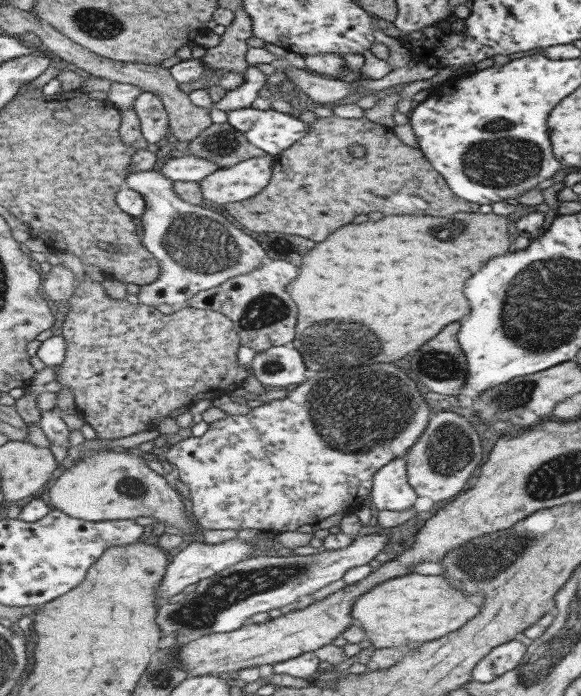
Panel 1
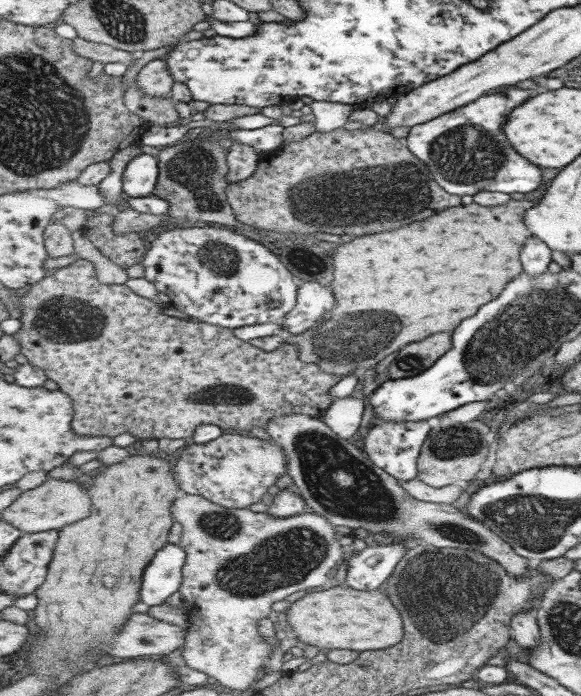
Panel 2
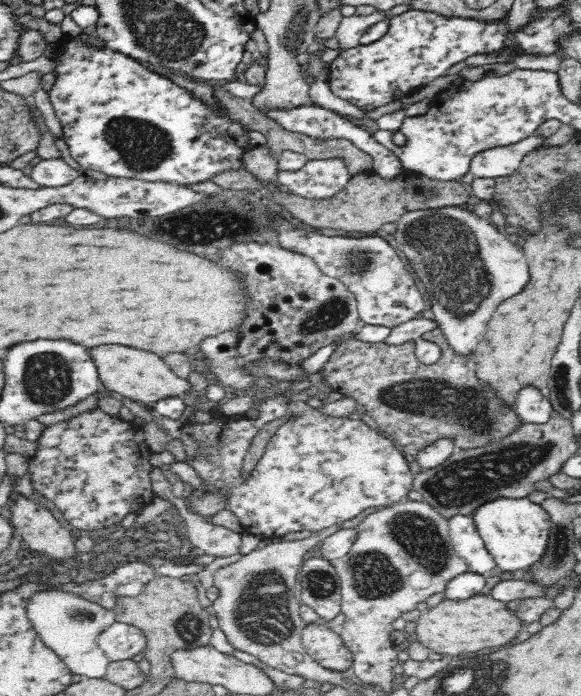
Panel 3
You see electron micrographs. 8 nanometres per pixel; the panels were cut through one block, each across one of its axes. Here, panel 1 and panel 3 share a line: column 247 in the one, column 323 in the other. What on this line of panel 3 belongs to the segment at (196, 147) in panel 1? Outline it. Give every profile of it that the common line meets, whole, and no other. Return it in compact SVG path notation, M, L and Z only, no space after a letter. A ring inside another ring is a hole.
M219 87L219 90L214 92L214 94L216 94L216 98L222 105L228 107L227 110L229 110L231 118L243 122L243 124L251 130L261 132L267 138L268 146L270 146L276 154L281 154L285 150L289 150L304 154L304 156L308 157L308 160L342 159L342 161L346 163L349 178L362 173L372 172L373 170L373 158L369 153L360 150L351 140L346 140L345 138L312 138L307 134L286 130L284 127L276 124L276 121L264 118L264 115L260 114L260 110L257 110L257 108L251 104L251 99L237 98L222 87Z

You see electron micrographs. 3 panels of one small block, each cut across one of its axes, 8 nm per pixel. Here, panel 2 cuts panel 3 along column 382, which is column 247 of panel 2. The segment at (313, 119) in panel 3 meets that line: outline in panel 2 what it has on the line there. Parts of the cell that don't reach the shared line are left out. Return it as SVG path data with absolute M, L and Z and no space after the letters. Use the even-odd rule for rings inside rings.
M235 143L230 147L230 153L228 154L228 182L247 180L258 169L258 164L261 161L258 150L246 144Z

